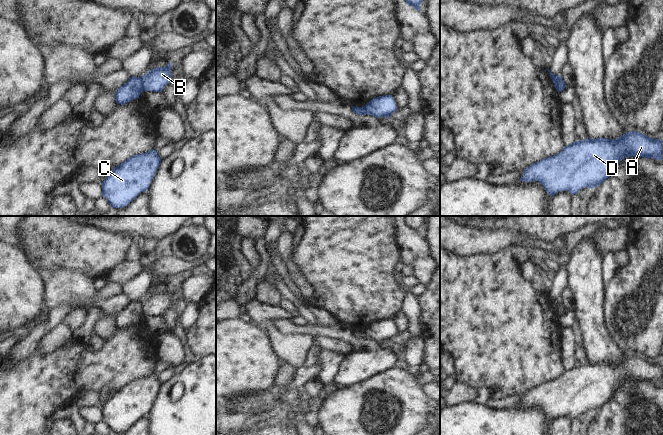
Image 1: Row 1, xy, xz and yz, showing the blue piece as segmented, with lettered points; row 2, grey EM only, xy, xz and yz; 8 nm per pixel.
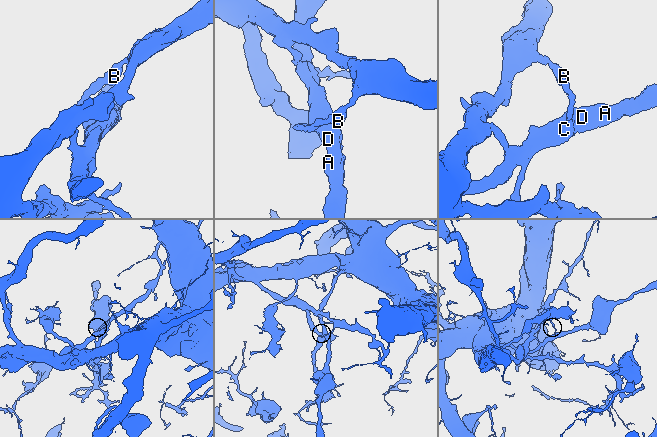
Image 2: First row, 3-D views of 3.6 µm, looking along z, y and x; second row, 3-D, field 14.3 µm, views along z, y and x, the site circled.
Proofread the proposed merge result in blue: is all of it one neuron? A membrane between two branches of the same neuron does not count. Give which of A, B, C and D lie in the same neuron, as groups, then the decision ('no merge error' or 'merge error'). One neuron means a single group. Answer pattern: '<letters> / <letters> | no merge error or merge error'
A C D / B | merge error

